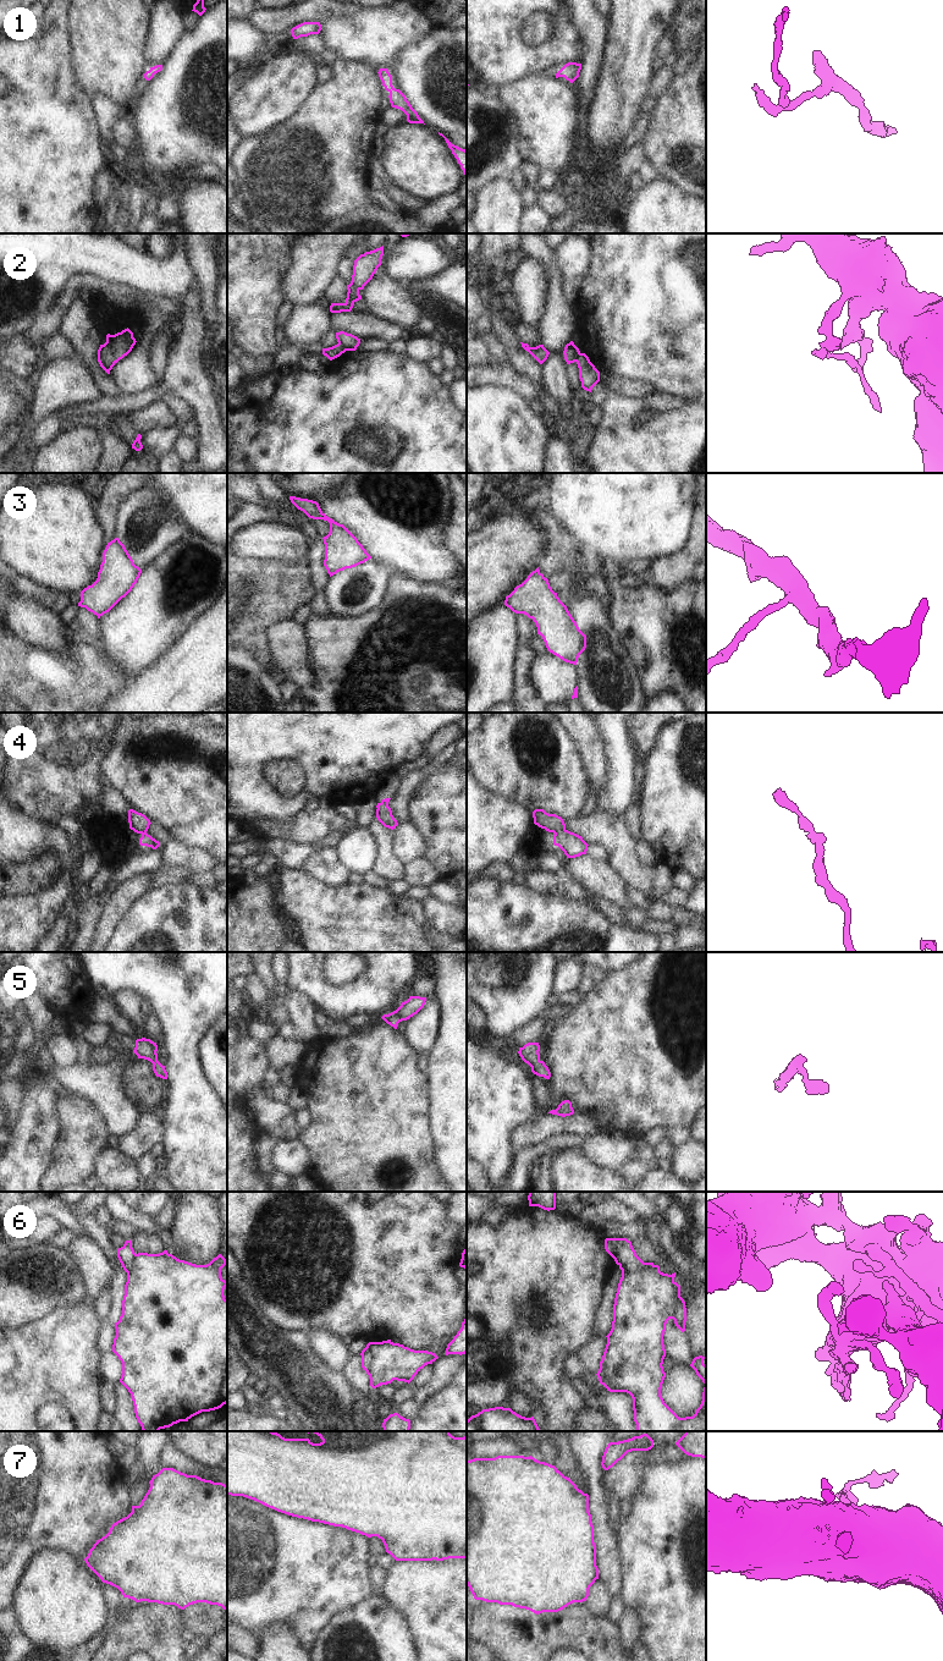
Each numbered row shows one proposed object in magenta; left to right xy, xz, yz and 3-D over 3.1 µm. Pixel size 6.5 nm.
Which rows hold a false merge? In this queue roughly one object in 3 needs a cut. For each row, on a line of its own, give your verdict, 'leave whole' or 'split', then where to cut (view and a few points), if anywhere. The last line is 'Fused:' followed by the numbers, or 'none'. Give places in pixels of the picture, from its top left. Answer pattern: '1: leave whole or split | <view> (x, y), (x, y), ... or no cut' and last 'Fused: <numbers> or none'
1: leave whole | no cut
2: split | xz (338, 342), (347, 350)
3: leave whole | no cut
4: leave whole | no cut
5: leave whole | no cut
6: split | xz (371, 1342), (370, 1367), (367, 1371)
7: leave whole | no cut
Fused: 2, 6

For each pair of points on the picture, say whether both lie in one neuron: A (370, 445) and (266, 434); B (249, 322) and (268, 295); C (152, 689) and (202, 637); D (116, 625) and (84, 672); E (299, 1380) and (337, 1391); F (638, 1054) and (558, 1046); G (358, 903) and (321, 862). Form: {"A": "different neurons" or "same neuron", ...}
{"A": "same neuron", "B": "same neuron", "C": "same neuron", "D": "different neurons", "E": "same neuron", "F": "same neuron", "G": "different neurons"}

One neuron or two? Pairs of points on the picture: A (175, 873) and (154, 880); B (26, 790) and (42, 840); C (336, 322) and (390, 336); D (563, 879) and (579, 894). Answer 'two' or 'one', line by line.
A: one
B: two
C: one
D: one

